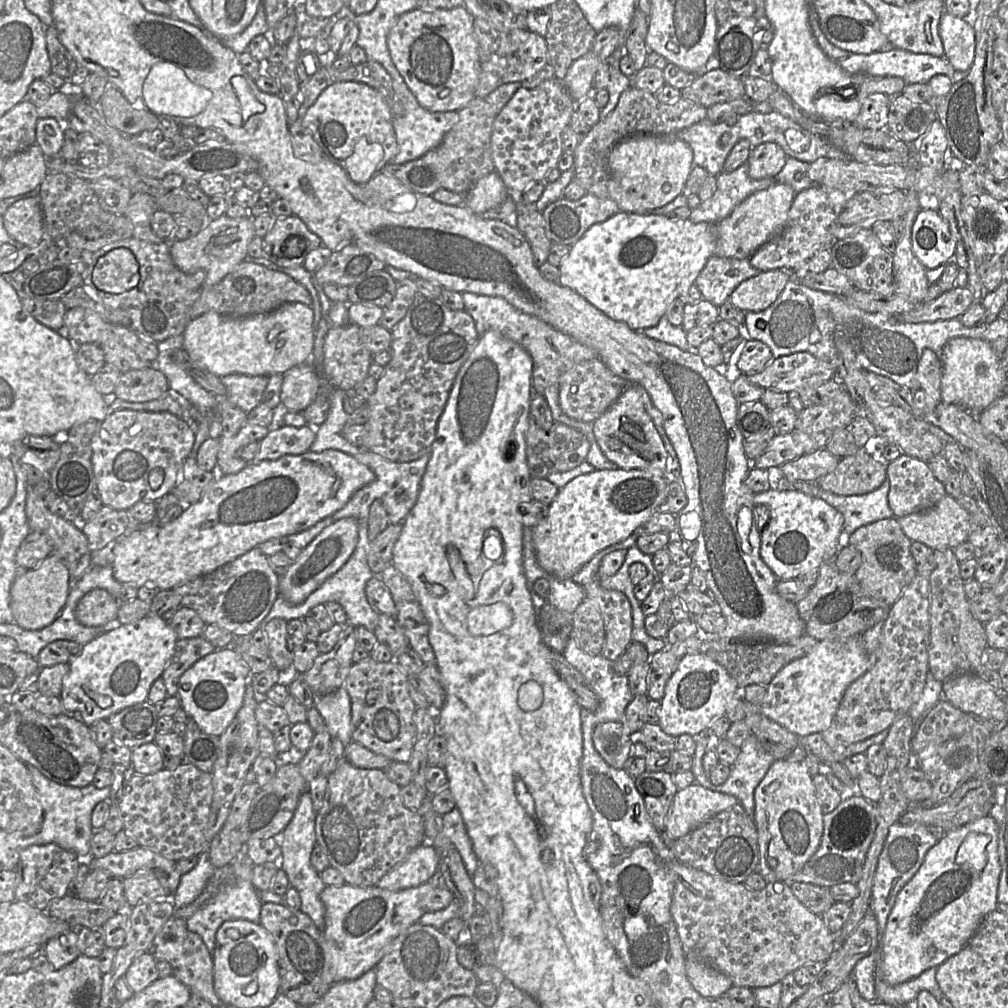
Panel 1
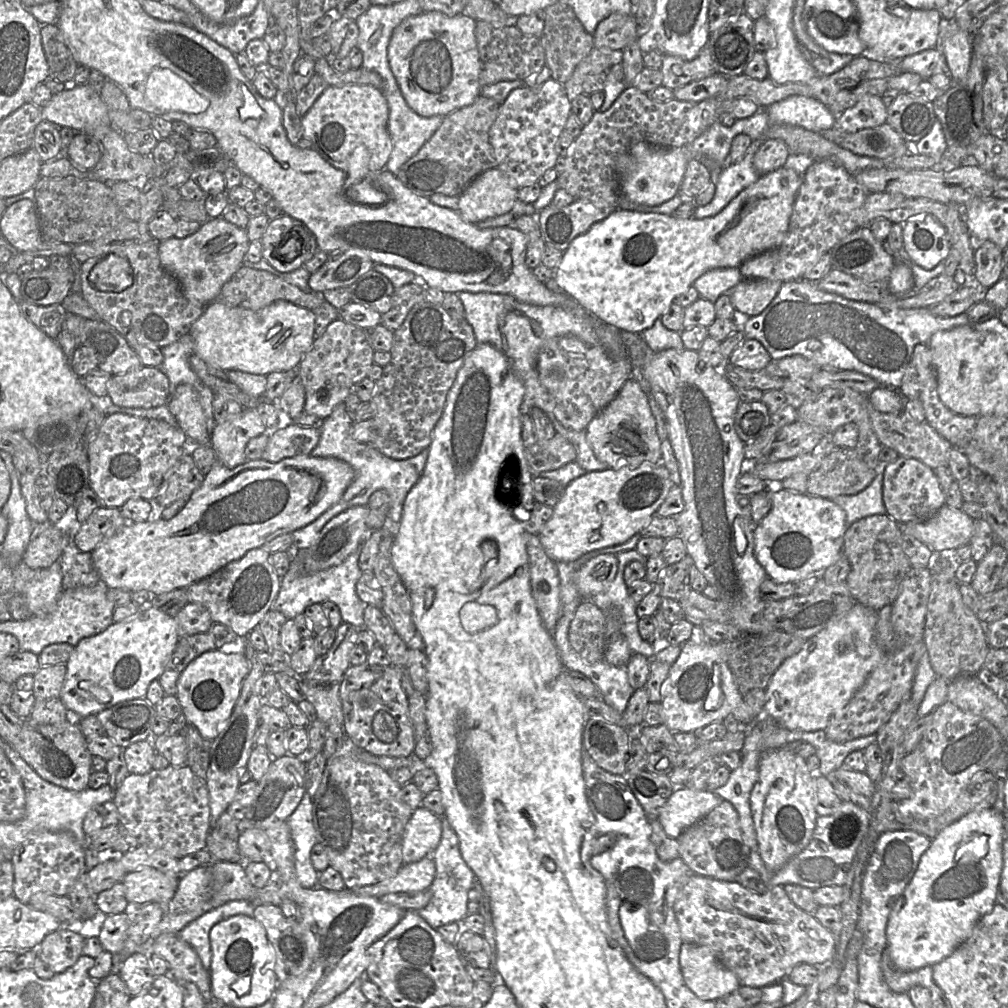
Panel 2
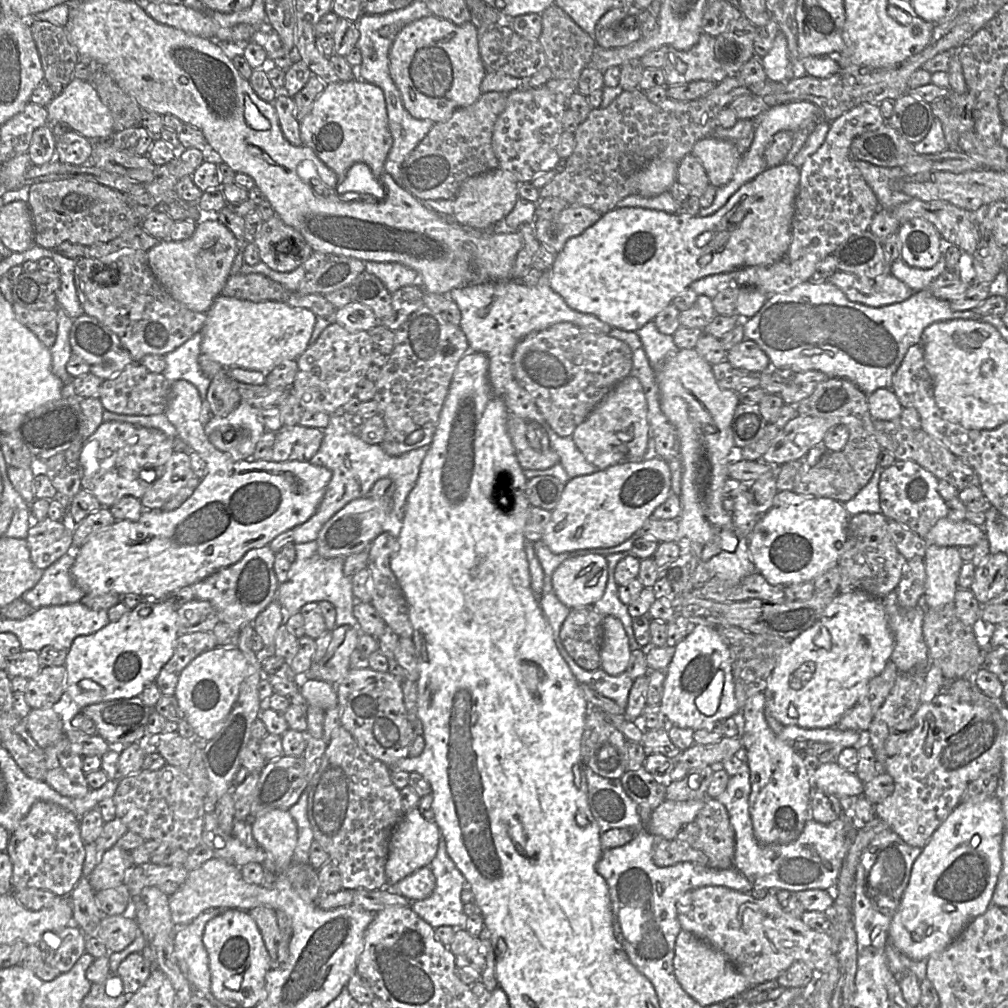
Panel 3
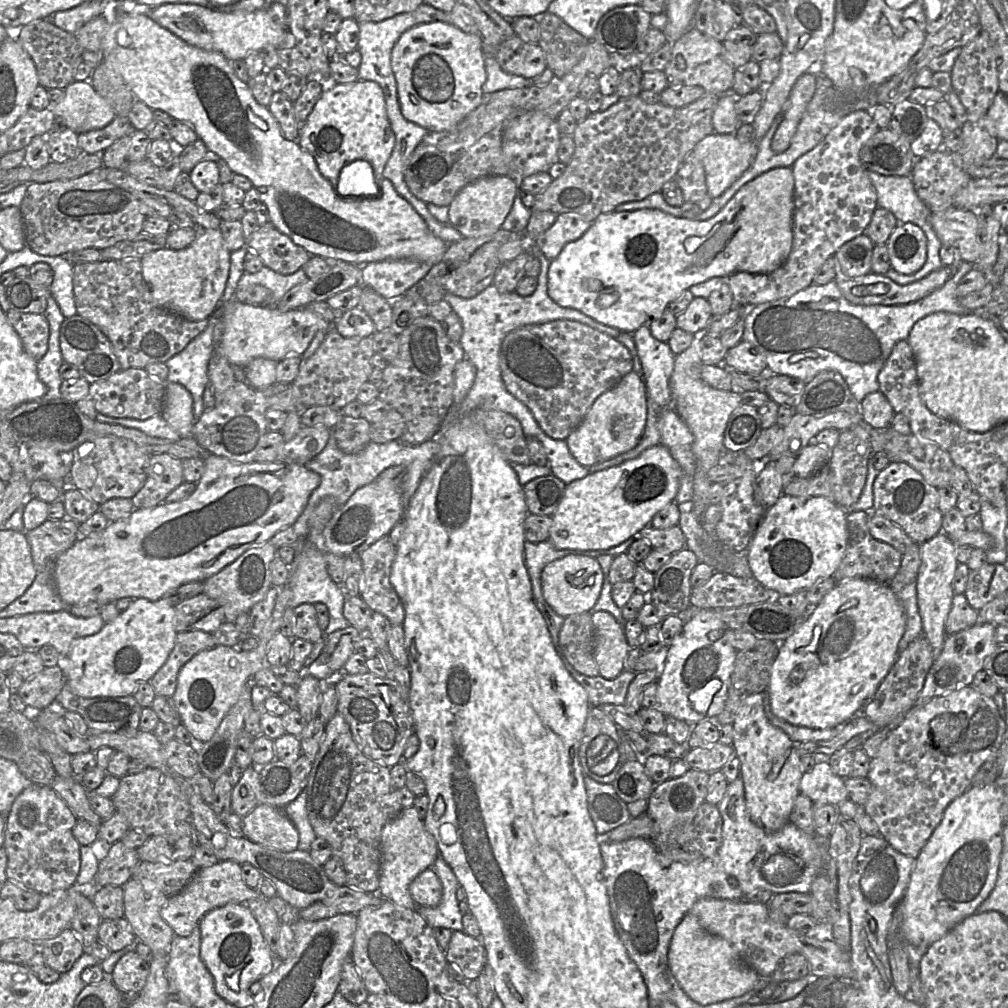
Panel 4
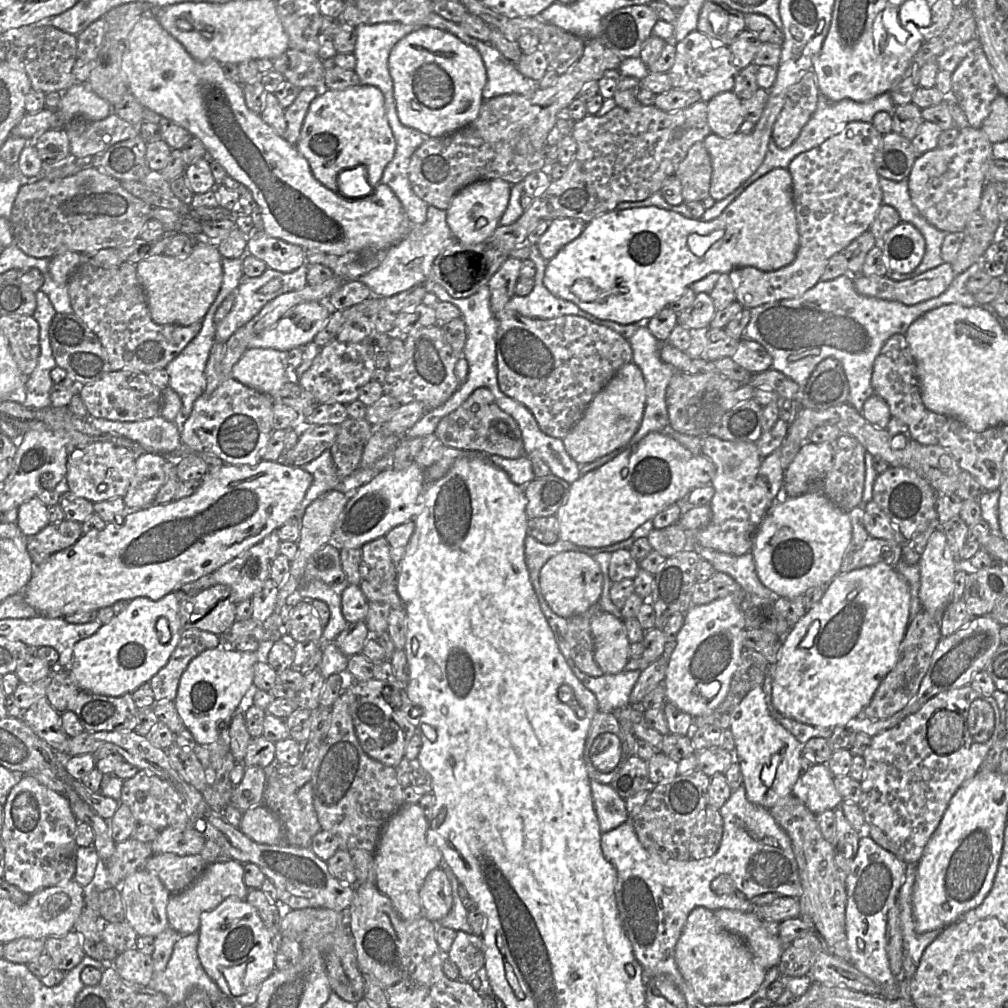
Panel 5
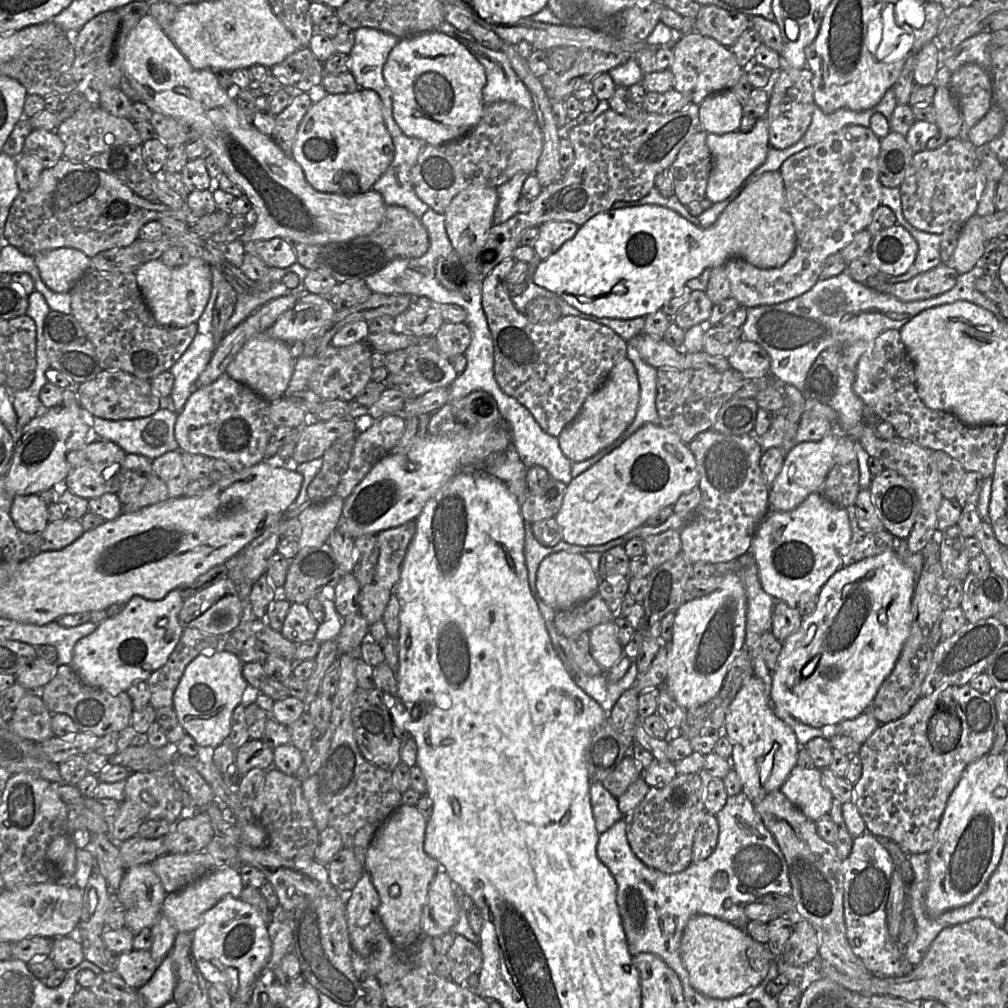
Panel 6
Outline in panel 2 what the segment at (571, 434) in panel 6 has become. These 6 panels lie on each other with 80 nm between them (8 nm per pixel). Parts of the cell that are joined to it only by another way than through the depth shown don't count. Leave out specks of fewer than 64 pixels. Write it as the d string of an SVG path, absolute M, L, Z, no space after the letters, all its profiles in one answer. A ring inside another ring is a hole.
M633 378L623 384L614 399L590 421L584 432L593 453L608 468L637 468L642 464L662 464L655 420L645 393Z

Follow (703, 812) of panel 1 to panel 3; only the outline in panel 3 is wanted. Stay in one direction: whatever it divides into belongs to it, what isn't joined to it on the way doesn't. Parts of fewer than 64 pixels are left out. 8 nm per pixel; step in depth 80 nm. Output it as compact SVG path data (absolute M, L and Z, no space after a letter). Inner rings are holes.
M665 800L652 810L647 830L653 836L661 836L667 840L676 839L678 833L692 822L704 805L703 800L672 801Z

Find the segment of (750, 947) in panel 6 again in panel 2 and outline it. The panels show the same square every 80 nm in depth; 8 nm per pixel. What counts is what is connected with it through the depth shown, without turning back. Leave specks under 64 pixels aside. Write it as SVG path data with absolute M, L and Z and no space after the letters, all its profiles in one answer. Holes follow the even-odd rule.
M683 942L679 964L687 987L703 1001L715 1001L734 993L740 982L706 946Z

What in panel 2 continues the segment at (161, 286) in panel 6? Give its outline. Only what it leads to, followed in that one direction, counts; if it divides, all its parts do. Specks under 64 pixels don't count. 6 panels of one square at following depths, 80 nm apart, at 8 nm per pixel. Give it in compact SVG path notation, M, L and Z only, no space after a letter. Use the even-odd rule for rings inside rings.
M218 217L209 219L201 225L196 233L186 238L172 237L161 241L158 253L163 269L179 281L184 296L193 304L207 306L217 299L224 284L243 265L249 245L250 240L246 229L236 226L222 217Z

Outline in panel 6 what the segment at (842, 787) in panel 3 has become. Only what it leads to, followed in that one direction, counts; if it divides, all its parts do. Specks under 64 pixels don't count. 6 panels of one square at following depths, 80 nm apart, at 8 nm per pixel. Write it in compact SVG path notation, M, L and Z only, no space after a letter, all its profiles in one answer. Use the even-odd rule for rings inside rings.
M796 765L779 790L814 822L830 812L834 799L822 784L818 768L806 769Z

